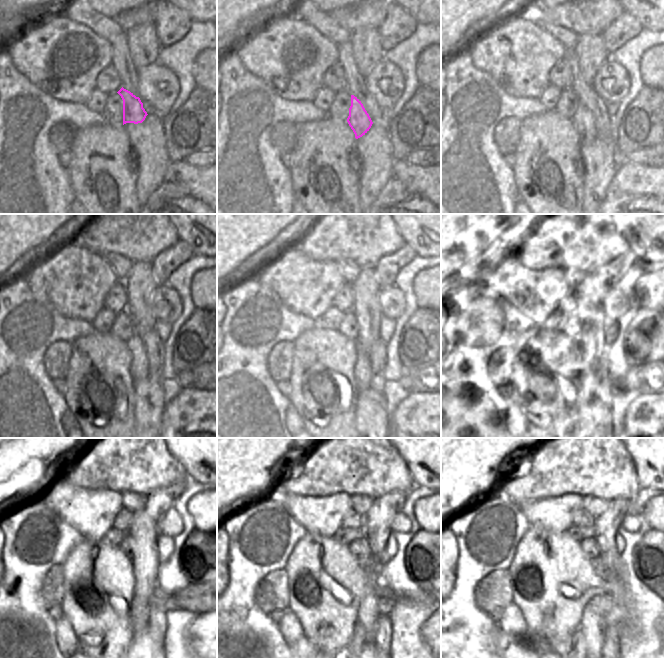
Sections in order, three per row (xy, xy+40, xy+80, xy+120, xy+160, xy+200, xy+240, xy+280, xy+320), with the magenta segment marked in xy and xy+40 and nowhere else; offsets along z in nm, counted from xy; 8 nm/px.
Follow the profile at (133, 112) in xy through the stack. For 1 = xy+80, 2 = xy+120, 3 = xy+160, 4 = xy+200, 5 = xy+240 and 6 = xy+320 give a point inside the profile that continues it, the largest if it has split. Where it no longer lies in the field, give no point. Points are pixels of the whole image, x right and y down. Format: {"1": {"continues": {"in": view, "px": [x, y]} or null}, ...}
{"1": {"continues": {"in": "xy+80", "px": [583, 120]}}, "2": {"continues": {"in": "xy+120", "px": [139, 363]}}, "3": {"continues": {"in": "xy+160", "px": [362, 370]}}, "4": {"continues": {"in": "xy+200", "px": [586, 382]}}, "5": {"continues": {"in": "xy+240", "px": [139, 621]}}, "6": {"continues": {"in": "xy+320", "px": [578, 639]}}}

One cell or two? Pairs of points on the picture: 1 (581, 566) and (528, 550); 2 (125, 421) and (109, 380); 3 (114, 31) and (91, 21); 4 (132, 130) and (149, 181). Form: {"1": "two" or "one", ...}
{"1": "one", "2": "one", "3": "one", "4": "one"}

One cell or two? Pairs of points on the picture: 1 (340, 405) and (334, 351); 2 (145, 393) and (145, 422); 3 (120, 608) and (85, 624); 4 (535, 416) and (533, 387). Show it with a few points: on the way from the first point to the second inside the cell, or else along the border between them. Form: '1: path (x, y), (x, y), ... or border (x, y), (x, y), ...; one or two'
1: path (340, 392), (339, 385), (334, 378), (334, 364); one
2: path (145, 400), (145, 415); one
3: path (111, 610), (106, 610), (94, 618); one
4: path (537, 409), (537, 394); one

